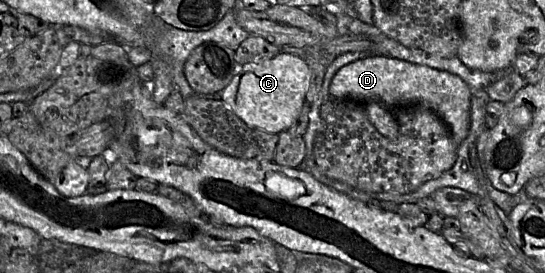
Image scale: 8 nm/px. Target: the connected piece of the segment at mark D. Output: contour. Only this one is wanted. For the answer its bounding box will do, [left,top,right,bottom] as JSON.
[329,55,473,146]

